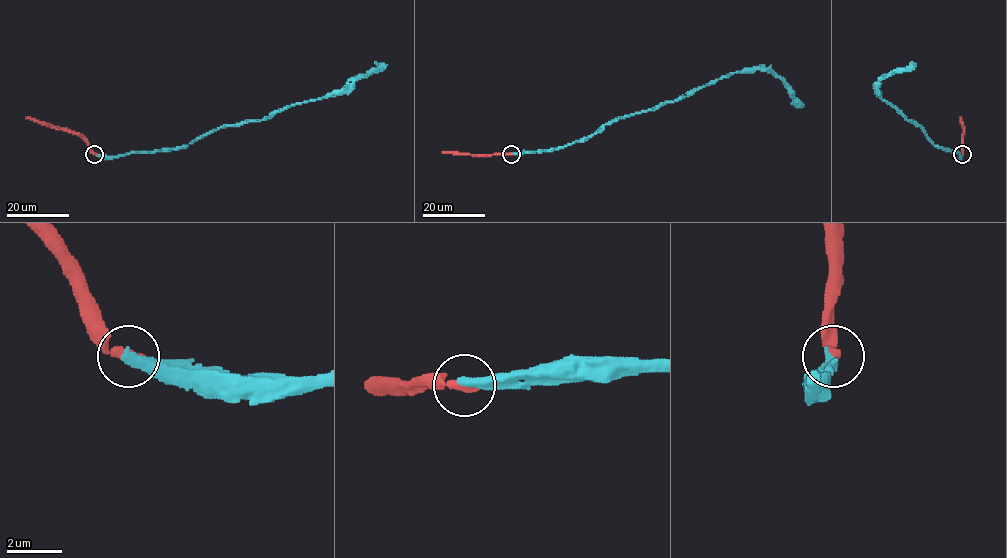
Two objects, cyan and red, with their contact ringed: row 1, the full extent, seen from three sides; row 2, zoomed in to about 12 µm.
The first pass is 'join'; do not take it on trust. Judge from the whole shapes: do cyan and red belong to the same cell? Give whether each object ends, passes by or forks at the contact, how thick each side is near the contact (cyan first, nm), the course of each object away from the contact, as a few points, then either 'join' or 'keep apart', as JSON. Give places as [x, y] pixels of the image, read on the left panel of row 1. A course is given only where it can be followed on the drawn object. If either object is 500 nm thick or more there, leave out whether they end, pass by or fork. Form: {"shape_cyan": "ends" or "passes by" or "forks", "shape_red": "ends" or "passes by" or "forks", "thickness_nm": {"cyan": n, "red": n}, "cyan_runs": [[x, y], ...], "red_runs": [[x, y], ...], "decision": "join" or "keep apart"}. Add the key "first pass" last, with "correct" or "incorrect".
{"shape_cyan": "ends", "shape_red": "ends", "thickness_nm": {"cyan": 400, "red": 340}, "cyan_runs": [[94, 154], [178, 149], [217, 129], [338, 94], [349, 80], [385, 64]], "red_runs": [[94, 154], [76, 134], [26, 116]], "decision": "join", "first pass": "correct"}

